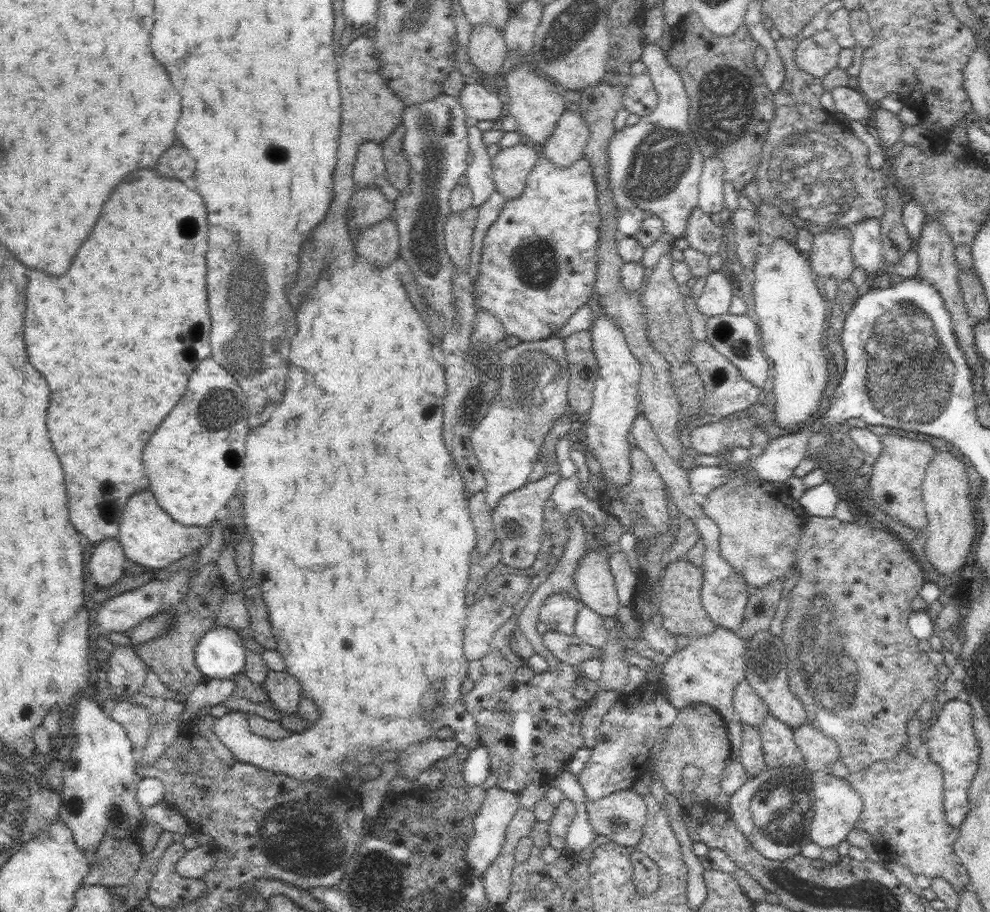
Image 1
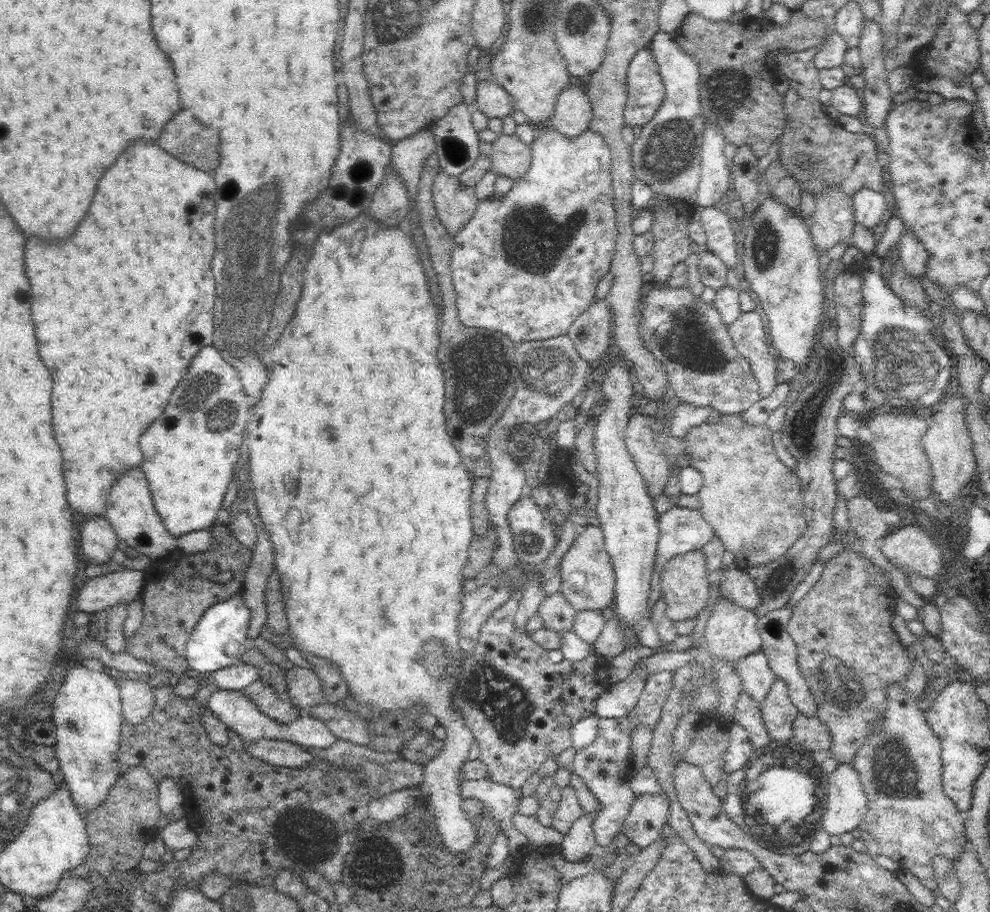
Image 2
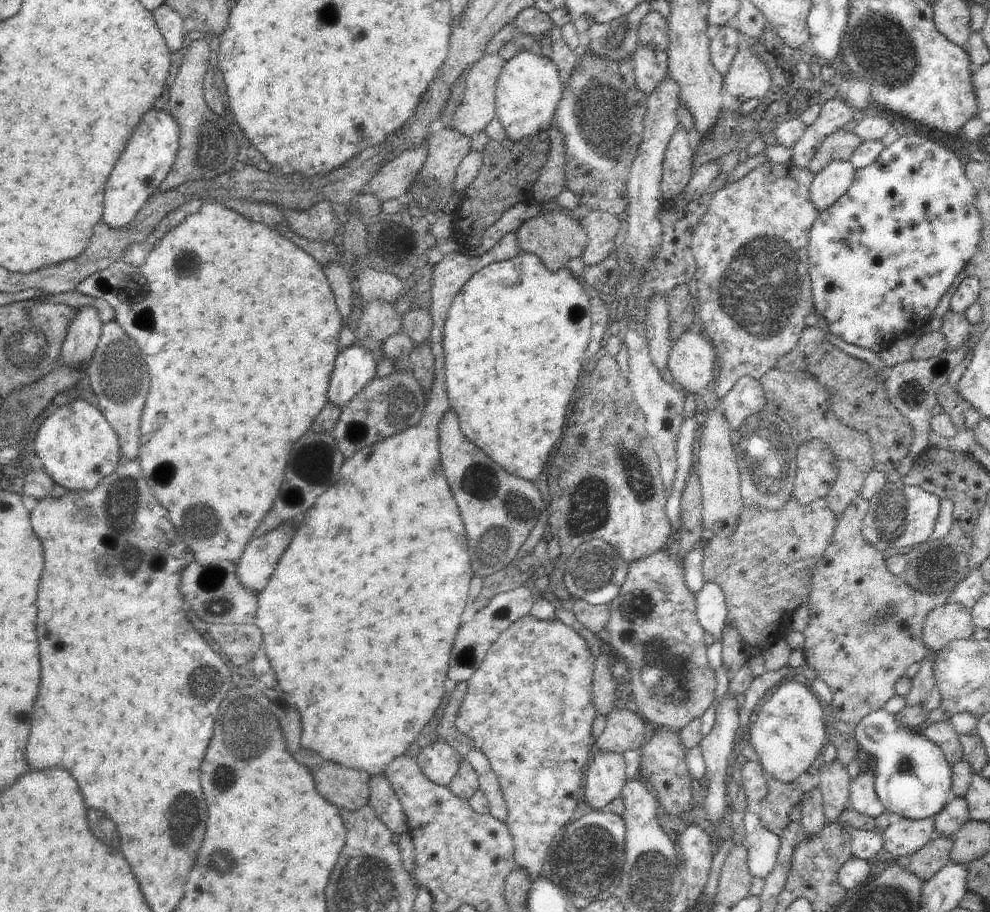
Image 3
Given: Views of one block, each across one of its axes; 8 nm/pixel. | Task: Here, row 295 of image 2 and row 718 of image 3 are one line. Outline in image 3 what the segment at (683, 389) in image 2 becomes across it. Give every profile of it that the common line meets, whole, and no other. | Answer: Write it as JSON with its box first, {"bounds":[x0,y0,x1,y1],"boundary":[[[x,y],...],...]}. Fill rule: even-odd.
{"bounds":[605,546,715,732],"boundary":[[[663,546],[651,556],[631,562],[629,574],[617,598],[609,604],[609,610],[611,610],[611,618],[605,624],[605,630],[609,634],[607,648],[611,648],[617,658],[623,658],[631,670],[631,676],[627,680],[627,688],[633,696],[631,708],[637,714],[643,714],[651,722],[651,728],[663,728],[663,730],[673,730],[673,732],[681,732],[693,718],[701,718],[713,700],[715,670],[709,666],[705,658],[705,650],[707,650],[707,646],[703,644],[705,630],[697,622],[695,592],[689,592],[683,580],[683,560],[677,560],[671,554],[667,554],[667,548]],[[643,666],[659,668],[657,686],[649,688],[641,682],[639,674]]]}

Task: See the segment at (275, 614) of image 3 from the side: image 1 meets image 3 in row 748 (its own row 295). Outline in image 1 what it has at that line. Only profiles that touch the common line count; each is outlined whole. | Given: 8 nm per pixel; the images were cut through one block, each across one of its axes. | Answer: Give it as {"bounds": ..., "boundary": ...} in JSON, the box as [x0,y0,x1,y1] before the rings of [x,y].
{"bounds":[213,256,479,786],"boundary":[[[329,256],[329,266],[323,270],[313,292],[305,296],[295,312],[295,322],[299,330],[291,338],[291,352],[287,364],[287,390],[283,400],[273,410],[271,418],[259,428],[247,434],[245,442],[245,472],[243,472],[243,518],[247,524],[247,534],[251,538],[251,584],[261,590],[263,602],[267,606],[269,624],[273,640],[277,644],[277,654],[285,662],[285,670],[299,684],[303,696],[315,700],[319,718],[305,732],[291,732],[287,738],[265,738],[251,732],[247,714],[231,712],[213,720],[213,732],[219,736],[225,750],[233,754],[235,762],[247,762],[263,770],[283,772],[295,780],[309,780],[317,784],[331,786],[337,778],[345,778],[341,772],[341,762],[347,754],[359,752],[363,760],[371,752],[397,752],[405,754],[419,742],[435,738],[437,730],[449,726],[455,732],[455,740],[469,750],[479,746],[479,732],[475,718],[467,712],[461,696],[461,684],[467,678],[467,666],[463,654],[463,628],[467,624],[467,608],[471,598],[465,592],[469,582],[471,554],[477,546],[475,526],[467,506],[467,494],[463,478],[451,460],[451,454],[443,442],[443,410],[445,410],[445,370],[431,358],[431,336],[425,320],[421,320],[417,308],[409,302],[407,290],[401,284],[395,268],[377,270],[369,262],[353,256],[345,270],[337,268],[333,256]]]}

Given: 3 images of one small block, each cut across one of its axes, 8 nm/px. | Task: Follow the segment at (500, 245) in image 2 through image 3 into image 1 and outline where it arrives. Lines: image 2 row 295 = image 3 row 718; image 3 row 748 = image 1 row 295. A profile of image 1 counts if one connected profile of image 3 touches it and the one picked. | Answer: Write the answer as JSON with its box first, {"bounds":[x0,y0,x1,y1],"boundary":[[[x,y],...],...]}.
{"bounds":[473,156,601,342],"boundary":[[[539,156],[535,168],[529,172],[527,182],[525,182],[525,190],[519,194],[519,198],[515,200],[507,200],[501,214],[497,216],[497,220],[491,224],[491,228],[487,230],[485,238],[483,238],[483,250],[481,250],[481,260],[479,260],[479,268],[477,268],[477,280],[473,286],[473,294],[475,298],[479,298],[479,306],[485,308],[491,316],[497,316],[497,320],[501,320],[501,326],[505,328],[507,336],[517,336],[521,342],[537,342],[537,340],[545,340],[551,336],[557,336],[557,332],[567,324],[569,316],[575,314],[575,310],[579,310],[591,296],[593,286],[595,286],[595,274],[597,274],[597,248],[599,248],[599,228],[601,228],[601,218],[599,218],[599,208],[597,208],[597,192],[593,186],[593,174],[589,168],[589,162],[581,156],[575,164],[571,164],[565,170],[559,170],[555,164],[551,164],[545,156]]]}

